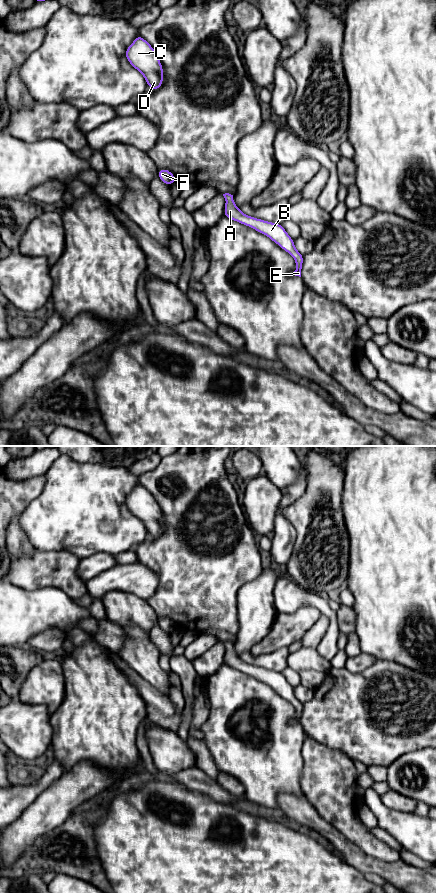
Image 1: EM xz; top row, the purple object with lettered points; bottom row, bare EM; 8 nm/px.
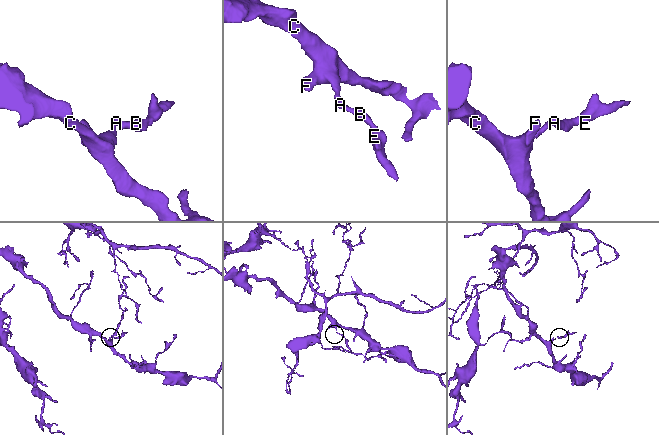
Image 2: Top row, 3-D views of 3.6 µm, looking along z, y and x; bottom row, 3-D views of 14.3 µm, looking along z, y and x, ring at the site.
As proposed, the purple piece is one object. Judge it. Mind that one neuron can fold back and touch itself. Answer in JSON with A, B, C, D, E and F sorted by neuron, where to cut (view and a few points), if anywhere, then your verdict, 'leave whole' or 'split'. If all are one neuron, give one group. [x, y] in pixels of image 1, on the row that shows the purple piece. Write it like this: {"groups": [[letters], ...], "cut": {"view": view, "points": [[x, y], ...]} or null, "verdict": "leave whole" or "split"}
{"groups": [["A", "B", "C", "D", "E", "F"]], "cut": null, "verdict": "leave whole"}

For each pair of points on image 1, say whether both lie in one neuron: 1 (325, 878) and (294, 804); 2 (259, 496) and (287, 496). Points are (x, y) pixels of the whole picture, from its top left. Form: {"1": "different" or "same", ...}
{"1": "different", "2": "different"}

